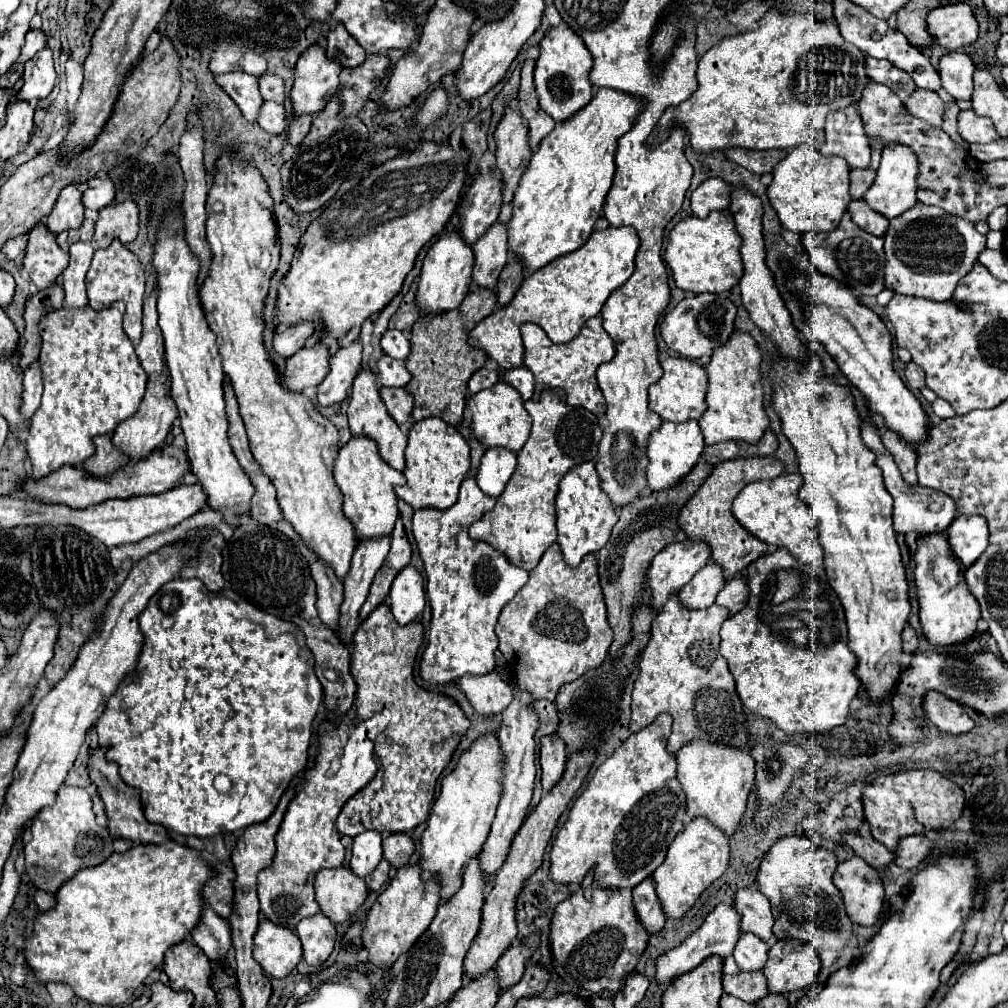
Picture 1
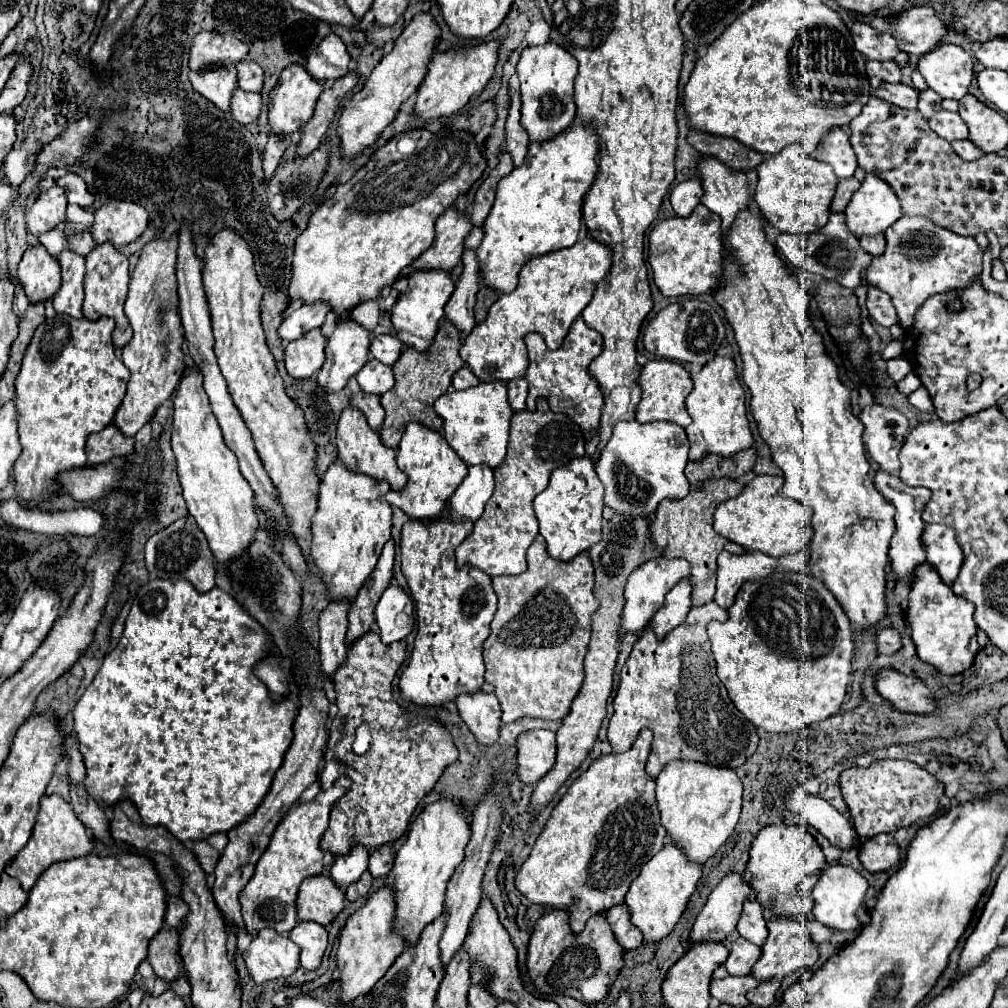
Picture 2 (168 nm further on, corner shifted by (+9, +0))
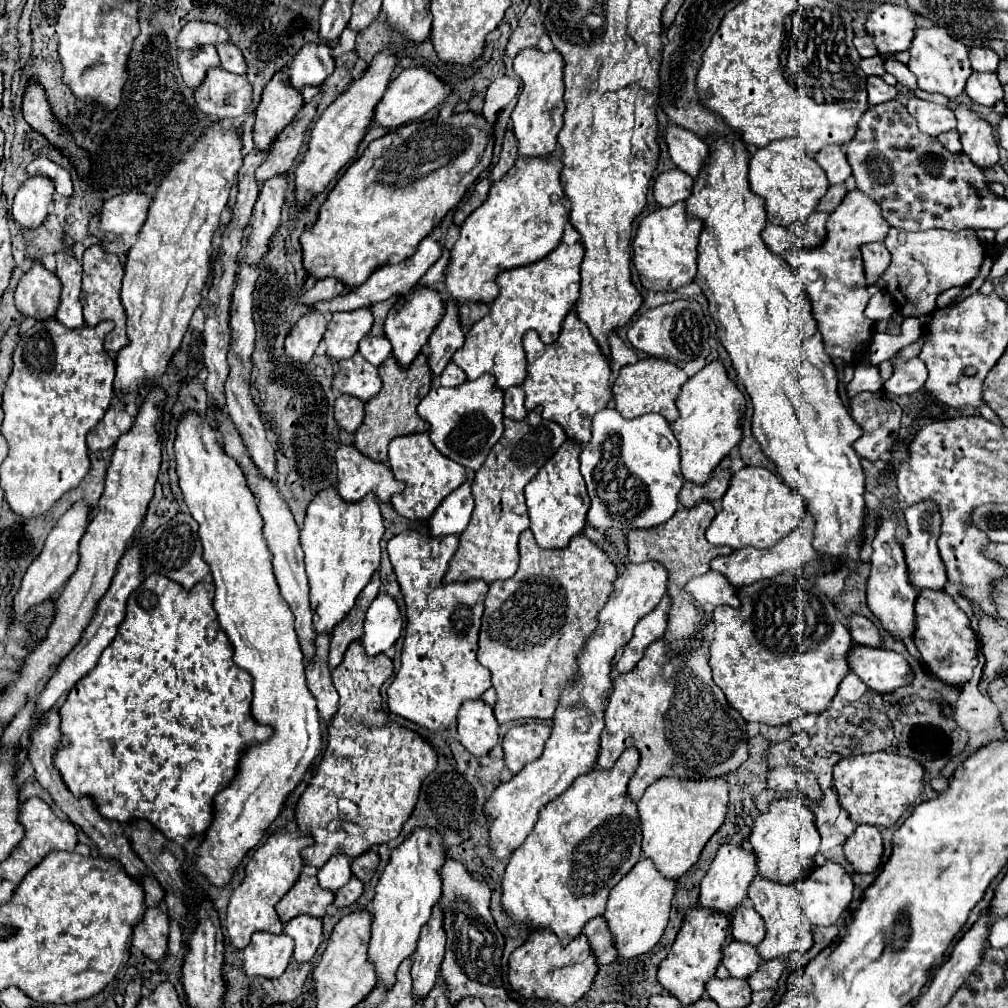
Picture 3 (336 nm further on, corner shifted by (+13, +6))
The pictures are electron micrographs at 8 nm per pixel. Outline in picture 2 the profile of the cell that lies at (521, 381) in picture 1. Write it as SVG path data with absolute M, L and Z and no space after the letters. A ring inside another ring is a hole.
M524 377L508 381L508 403L514 411L522 411L526 405L526 395L528 395L528 381Z

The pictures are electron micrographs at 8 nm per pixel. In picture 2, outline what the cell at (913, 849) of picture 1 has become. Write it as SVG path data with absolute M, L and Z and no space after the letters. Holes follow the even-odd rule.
M880 833L874 839L866 839L860 847L860 861L870 873L898 867L900 857L900 845L890 833Z

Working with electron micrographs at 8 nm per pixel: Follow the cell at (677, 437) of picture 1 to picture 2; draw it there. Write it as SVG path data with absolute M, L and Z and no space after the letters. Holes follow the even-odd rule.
M620 421L614 425L612 439L596 461L596 473L606 487L604 503L616 513L652 515L662 499L682 499L690 493L684 475L688 463L688 437L680 425L668 421L638 423Z

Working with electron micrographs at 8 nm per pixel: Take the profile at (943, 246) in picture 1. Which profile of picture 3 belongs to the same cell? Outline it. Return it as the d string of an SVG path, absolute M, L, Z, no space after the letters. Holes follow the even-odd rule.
M890 229L886 237L886 249L892 255L890 267L884 271L882 279L888 283L886 291L898 305L898 311L904 317L920 317L936 309L936 297L950 289L962 287L974 279L984 261L986 249L976 237L976 231L946 231L946 229L928 229L908 233L902 229Z

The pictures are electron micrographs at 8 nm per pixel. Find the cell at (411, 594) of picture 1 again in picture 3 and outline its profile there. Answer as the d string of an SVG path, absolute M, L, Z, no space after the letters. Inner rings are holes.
M378 595L364 621L362 647L368 655L380 655L388 651L402 633L402 615L396 601L388 595Z

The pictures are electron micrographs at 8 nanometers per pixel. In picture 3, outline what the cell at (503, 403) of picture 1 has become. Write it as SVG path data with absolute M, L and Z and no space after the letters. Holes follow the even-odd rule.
M482 375L474 381L464 381L460 387L436 387L420 401L418 415L430 423L430 441L434 447L454 463L466 469L480 469L492 445L502 437L502 393L496 391L494 377Z

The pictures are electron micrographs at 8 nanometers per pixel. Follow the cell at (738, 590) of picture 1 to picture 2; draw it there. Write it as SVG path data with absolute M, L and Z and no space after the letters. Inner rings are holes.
M802 549L800 553L786 555L780 559L774 559L770 555L764 555L762 551L748 551L744 555L732 555L728 551L720 553L718 557L718 589L714 595L714 601L728 609L734 603L734 597L742 583L750 579L762 579L770 575L776 569L784 571L802 571L804 565L810 561L810 549Z

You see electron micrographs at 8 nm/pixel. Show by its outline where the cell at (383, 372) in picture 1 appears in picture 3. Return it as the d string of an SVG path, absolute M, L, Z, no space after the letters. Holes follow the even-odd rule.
M360 353L338 363L338 371L332 379L332 387L342 395L356 397L360 401L370 401L382 387L378 369L370 365Z

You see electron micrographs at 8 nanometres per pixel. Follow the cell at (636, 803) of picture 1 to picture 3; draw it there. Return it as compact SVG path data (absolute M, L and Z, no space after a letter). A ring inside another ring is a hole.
M626 749L616 761L614 769L604 771L596 769L588 775L582 775L574 785L564 791L560 797L552 799L542 811L540 817L528 835L528 839L516 847L508 859L504 879L502 879L502 909L514 923L524 923L534 929L550 929L558 935L562 945L568 945L574 937L580 935L582 927L592 919L604 913L610 889L636 865L640 859L640 817L636 803L626 797L628 781L638 767L640 755L636 749Z

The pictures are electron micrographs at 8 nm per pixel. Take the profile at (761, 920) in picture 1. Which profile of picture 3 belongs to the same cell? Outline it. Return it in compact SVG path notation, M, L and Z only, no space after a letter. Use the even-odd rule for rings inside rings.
M738 907L734 911L734 917L732 917L732 937L736 941L742 941L742 943L750 943L750 945L758 945L766 935L766 929L764 929L764 921L760 919L760 915L750 907L750 909L744 909L744 907Z

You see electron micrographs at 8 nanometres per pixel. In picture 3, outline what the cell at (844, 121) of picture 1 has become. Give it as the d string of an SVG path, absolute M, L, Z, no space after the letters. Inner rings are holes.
M838 145L824 147L816 157L818 157L816 159L818 165L826 171L826 177L828 177L830 185L844 183L850 177L850 165L848 165L848 161L844 157L842 147L838 147Z

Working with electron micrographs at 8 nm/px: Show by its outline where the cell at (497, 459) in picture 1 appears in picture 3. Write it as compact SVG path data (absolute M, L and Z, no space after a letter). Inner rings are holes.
M472 475L466 479L466 483L462 483L454 493L450 493L440 503L440 509L436 509L436 513L428 521L430 537L458 535L466 529L474 509L470 485L472 485Z

